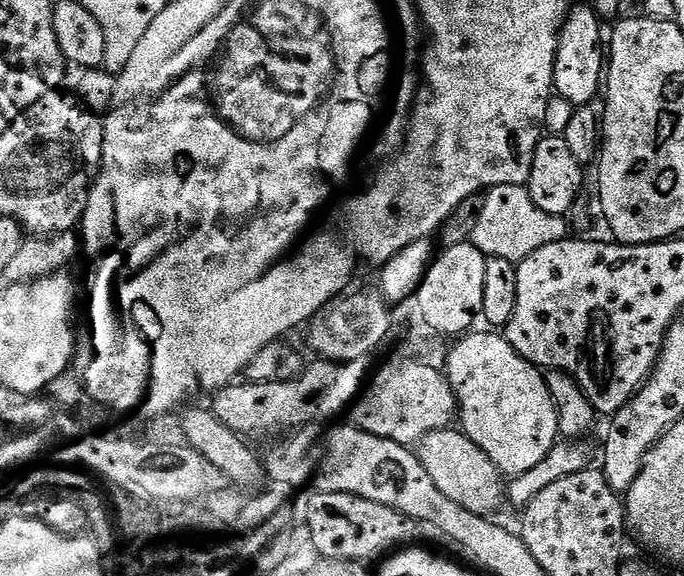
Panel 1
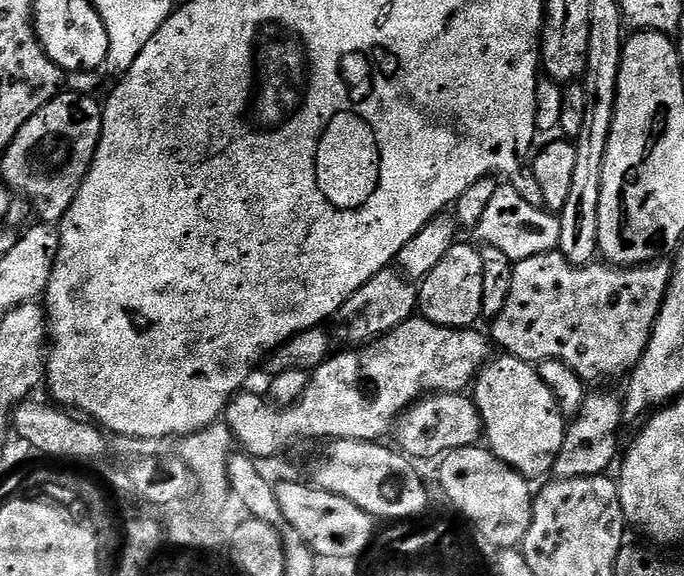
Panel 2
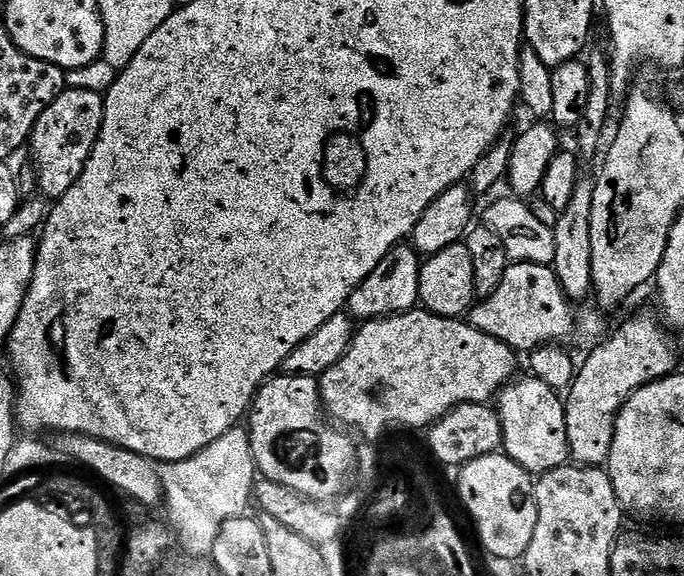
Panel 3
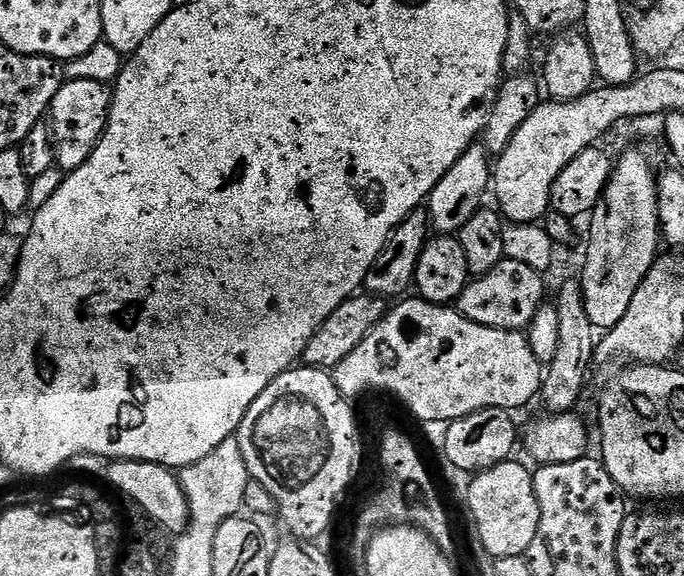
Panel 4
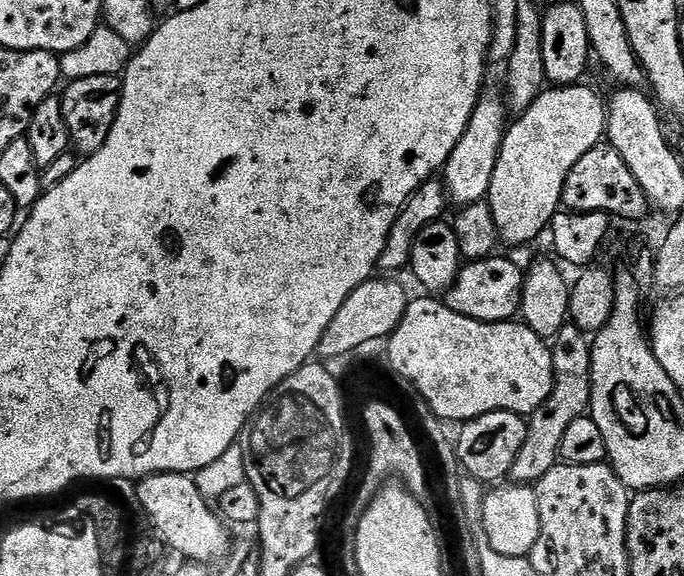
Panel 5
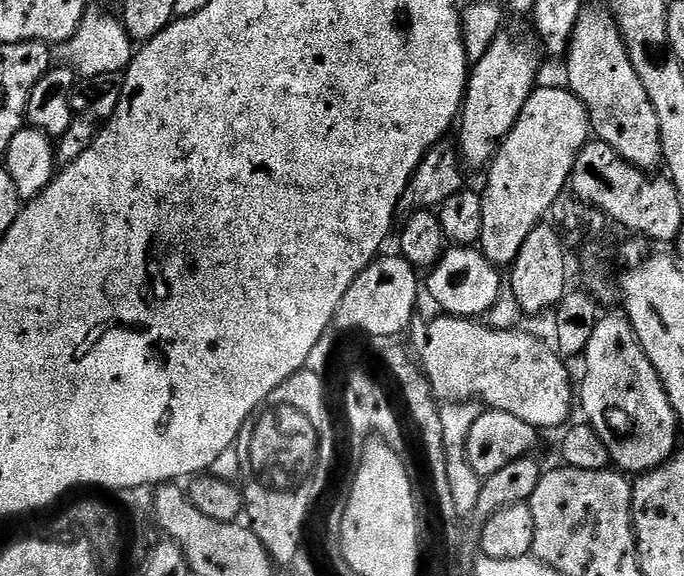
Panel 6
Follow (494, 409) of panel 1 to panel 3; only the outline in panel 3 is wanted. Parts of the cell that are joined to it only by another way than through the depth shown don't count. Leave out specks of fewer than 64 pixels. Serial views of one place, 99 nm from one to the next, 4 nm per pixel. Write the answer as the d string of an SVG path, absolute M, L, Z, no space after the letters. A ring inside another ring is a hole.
M531 374L525 377L525 380L516 378L505 384L498 396L498 411L504 435L502 448L509 458L518 462L518 466L522 466L527 472L543 474L564 467L570 460L565 401L561 393L546 386L546 382Z

